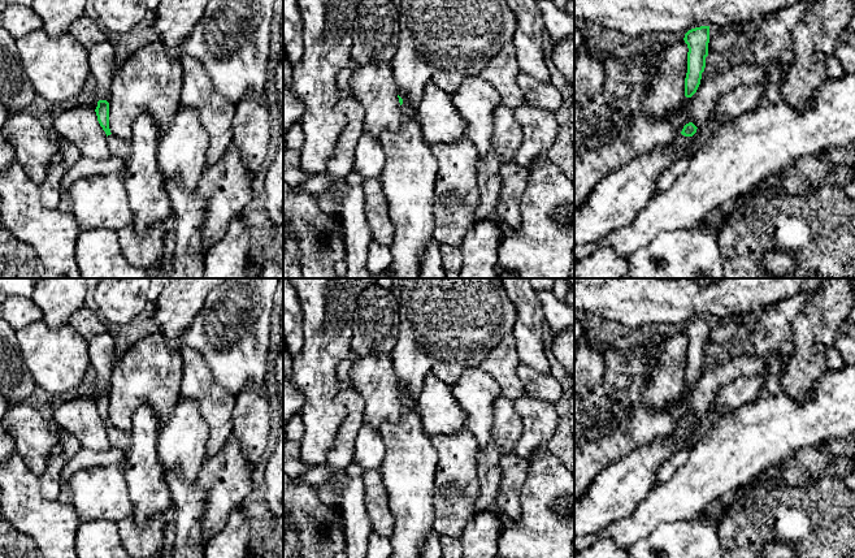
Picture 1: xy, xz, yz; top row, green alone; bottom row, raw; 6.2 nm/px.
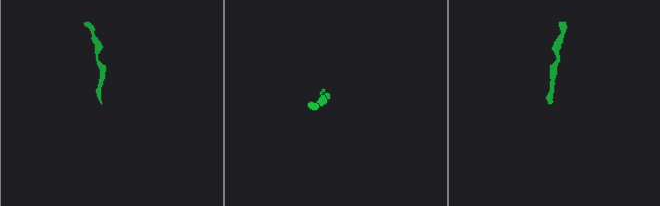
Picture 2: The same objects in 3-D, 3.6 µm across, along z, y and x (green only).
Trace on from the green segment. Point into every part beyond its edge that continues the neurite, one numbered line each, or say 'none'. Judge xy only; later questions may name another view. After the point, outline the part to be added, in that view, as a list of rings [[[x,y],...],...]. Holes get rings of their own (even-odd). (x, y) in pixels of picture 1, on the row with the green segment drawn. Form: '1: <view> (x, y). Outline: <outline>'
1: xy (120, 148). Outline: [[[110,134],[107,137],[107,143],[113,157],[120,157],[127,161],[130,157],[130,143],[120,139],[118,137]]]

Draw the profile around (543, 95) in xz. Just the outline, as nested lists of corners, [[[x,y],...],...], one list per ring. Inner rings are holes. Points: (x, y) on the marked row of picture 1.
[[[520,73],[517,83],[525,98],[525,103],[529,105],[555,113],[563,104],[559,90],[551,82],[544,83]]]

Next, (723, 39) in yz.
[[[751,25],[719,27],[708,43],[708,56],[726,55],[732,48],[743,44]]]

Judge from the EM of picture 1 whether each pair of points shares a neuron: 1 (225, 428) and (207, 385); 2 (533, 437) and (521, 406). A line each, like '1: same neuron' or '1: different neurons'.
1: same neuron
2: same neuron

